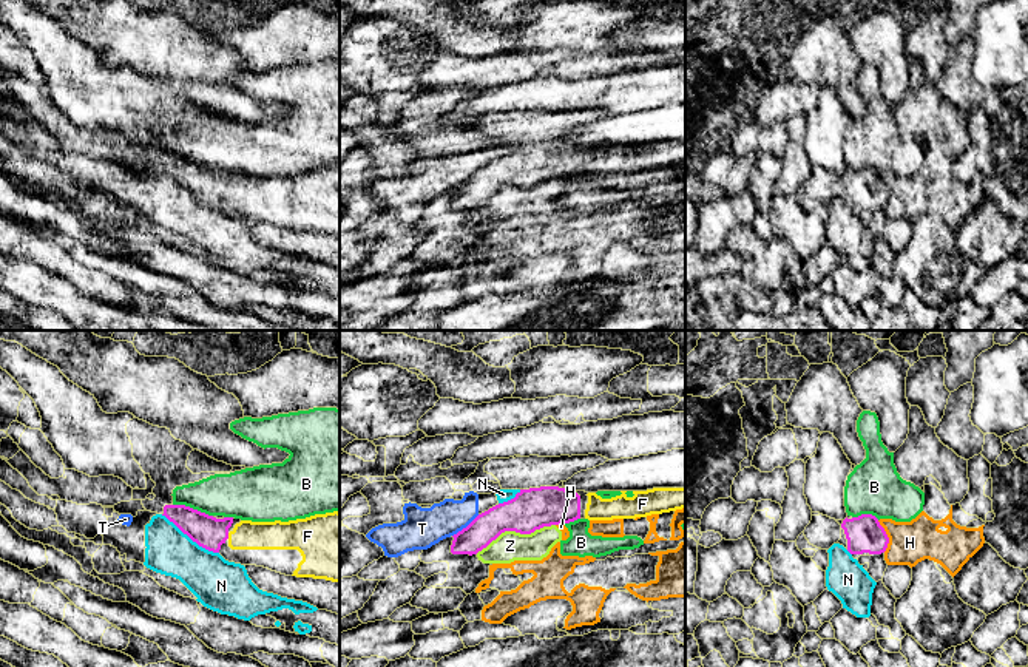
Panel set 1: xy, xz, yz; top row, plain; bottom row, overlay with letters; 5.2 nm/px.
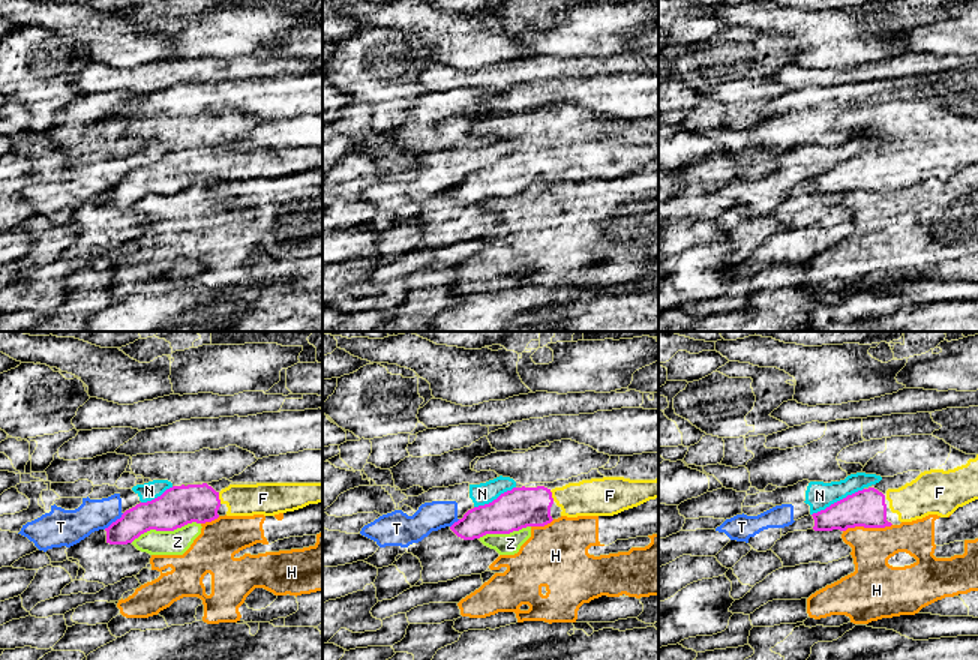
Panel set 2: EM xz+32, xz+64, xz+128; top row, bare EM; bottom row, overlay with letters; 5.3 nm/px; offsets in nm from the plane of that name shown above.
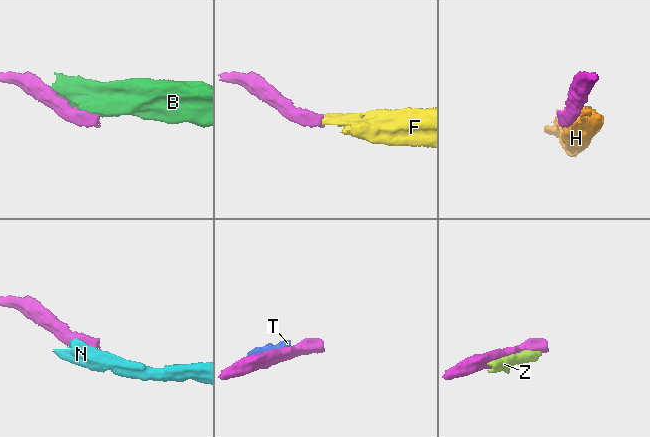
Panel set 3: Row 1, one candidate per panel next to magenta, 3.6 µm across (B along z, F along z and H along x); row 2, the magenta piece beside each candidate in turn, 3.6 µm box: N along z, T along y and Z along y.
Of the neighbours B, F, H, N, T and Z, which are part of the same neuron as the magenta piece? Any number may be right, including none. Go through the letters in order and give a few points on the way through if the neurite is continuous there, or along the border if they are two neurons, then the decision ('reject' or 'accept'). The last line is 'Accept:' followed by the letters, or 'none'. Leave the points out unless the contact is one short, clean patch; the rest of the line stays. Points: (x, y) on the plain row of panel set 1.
B: reject
F: runs through xy (207, 186), (227, 190), (247, 189); accept
H: border along yz (877, 175), (888, 192), (885, 206); reject
N: border along xy (161, 169), (199, 199), (218, 207); reject
T: reject
Z: reject
Accept: F

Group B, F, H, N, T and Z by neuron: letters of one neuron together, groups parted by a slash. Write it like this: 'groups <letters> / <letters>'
groups B / F / H Z / N T

